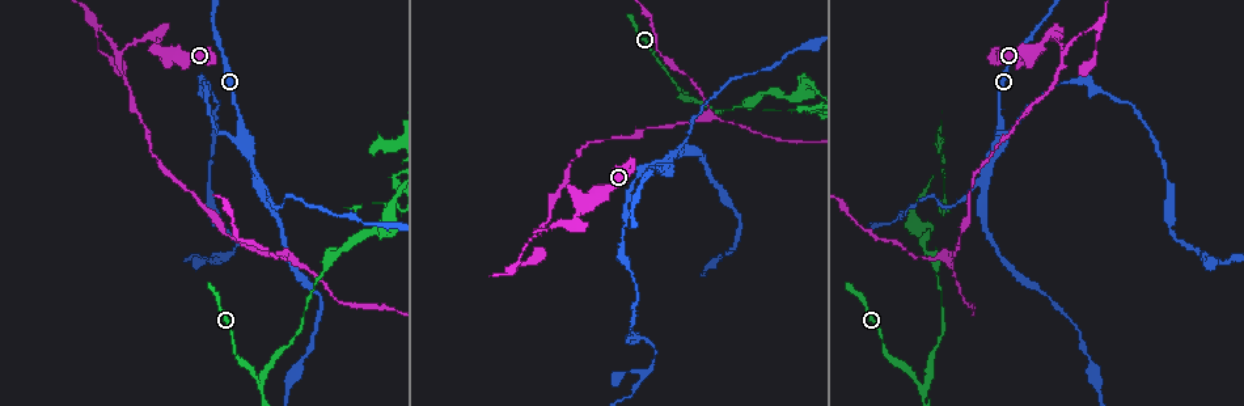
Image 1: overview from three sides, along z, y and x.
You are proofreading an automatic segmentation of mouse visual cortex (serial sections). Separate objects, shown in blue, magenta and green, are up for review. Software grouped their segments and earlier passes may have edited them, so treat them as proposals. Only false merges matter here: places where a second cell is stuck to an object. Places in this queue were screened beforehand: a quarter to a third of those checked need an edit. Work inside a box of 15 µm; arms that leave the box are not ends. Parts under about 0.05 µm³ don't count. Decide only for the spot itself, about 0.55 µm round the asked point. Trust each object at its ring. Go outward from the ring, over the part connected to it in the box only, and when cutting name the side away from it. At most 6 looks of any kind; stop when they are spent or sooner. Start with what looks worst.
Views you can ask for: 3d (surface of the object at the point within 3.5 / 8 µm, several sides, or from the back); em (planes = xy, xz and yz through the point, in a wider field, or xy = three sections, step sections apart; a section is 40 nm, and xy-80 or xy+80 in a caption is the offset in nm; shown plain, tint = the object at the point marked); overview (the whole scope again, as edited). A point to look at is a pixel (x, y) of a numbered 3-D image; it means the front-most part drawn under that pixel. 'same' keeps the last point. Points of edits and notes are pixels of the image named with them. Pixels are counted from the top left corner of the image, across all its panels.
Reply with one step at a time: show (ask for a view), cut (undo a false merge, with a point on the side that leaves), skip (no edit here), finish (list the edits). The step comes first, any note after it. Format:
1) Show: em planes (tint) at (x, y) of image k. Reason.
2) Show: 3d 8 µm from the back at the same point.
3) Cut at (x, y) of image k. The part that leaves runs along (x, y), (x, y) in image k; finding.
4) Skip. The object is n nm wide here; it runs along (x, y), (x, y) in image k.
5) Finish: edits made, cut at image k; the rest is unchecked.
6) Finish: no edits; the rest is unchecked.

Show: 3d 3.5 µm at (681, 88) of image 1. Sharp bend.

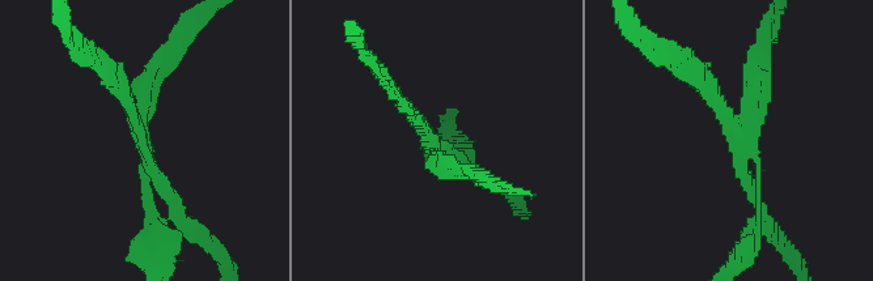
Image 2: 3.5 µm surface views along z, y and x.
Show: em xy step 1 (tint) at (139, 127) of image 2. Shape alone is not enough.

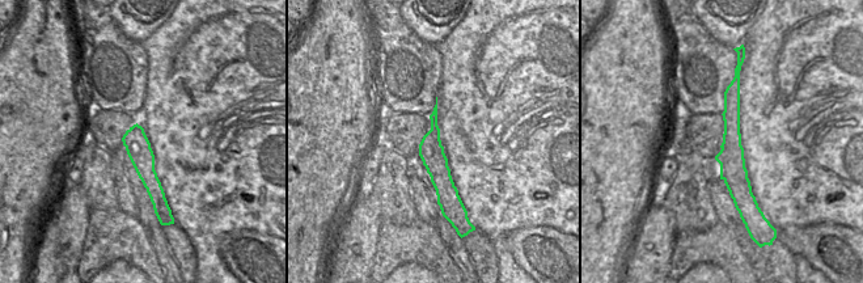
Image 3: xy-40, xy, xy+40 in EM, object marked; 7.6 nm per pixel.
Cut at (168, 238) of image 2. Two cells meet here.

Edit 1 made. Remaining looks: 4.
Show: overview.

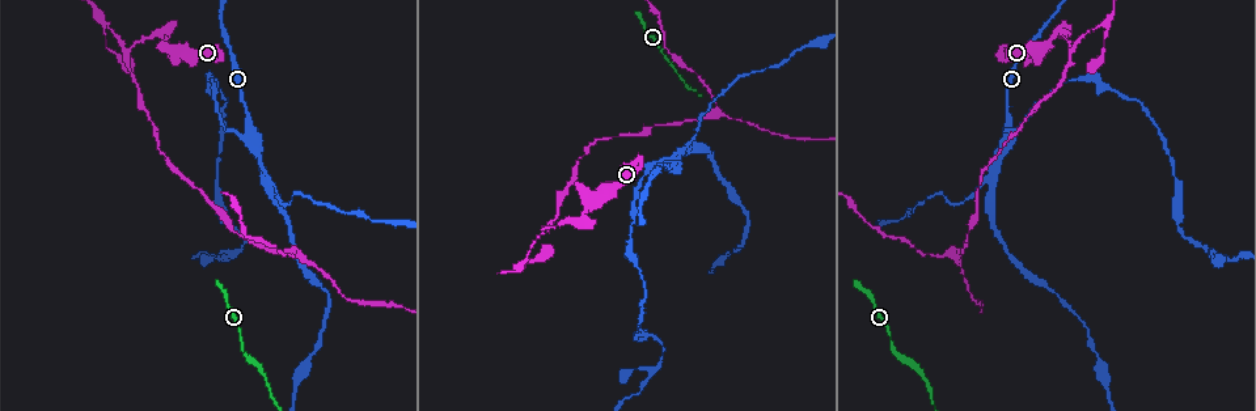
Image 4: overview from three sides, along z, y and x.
Show: 3d 3.5 µm at (251, 136) of image 4. Two arms in line, one across.

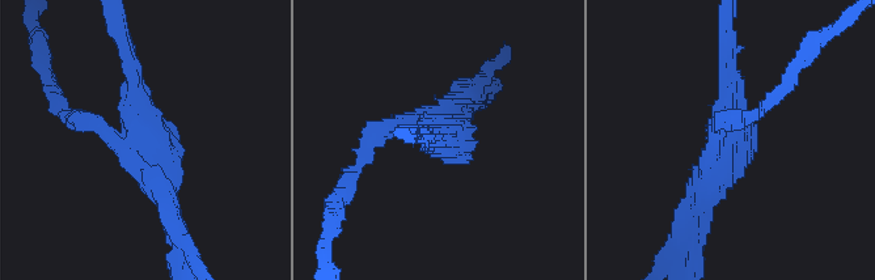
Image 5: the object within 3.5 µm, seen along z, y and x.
Show: em xy step 3 (tint) at (724, 136) of image 5.

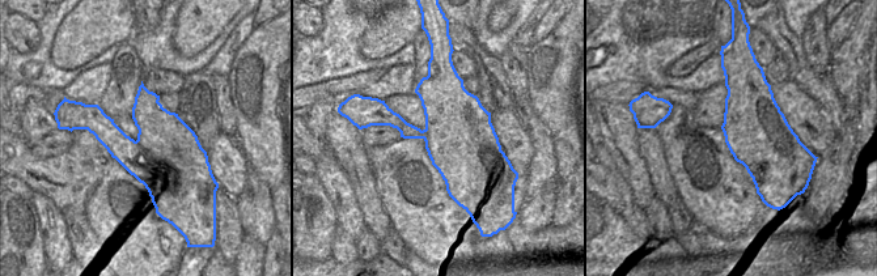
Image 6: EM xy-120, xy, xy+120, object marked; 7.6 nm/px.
Show: em xy step 5 (tint) at the same point. Another direction.

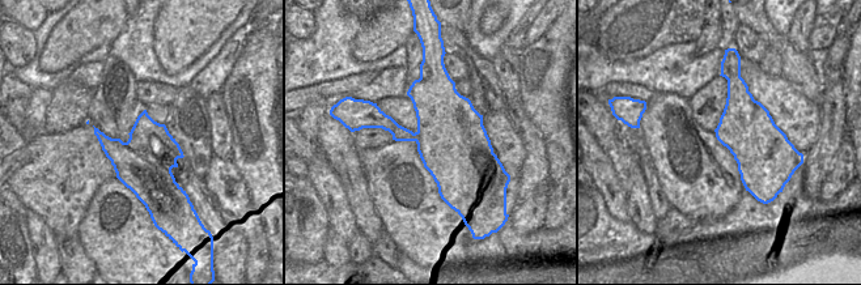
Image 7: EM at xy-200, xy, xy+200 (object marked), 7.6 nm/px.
Cut at (375, 132) of image 5. The part that leaves runs along (409, 122), (388, 126), (368, 143), (339, 196) in image 5; two cells meet here.

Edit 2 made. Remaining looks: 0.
Finish: edits made, cut at image 2, cut at image 5; the rest is unchecked.

